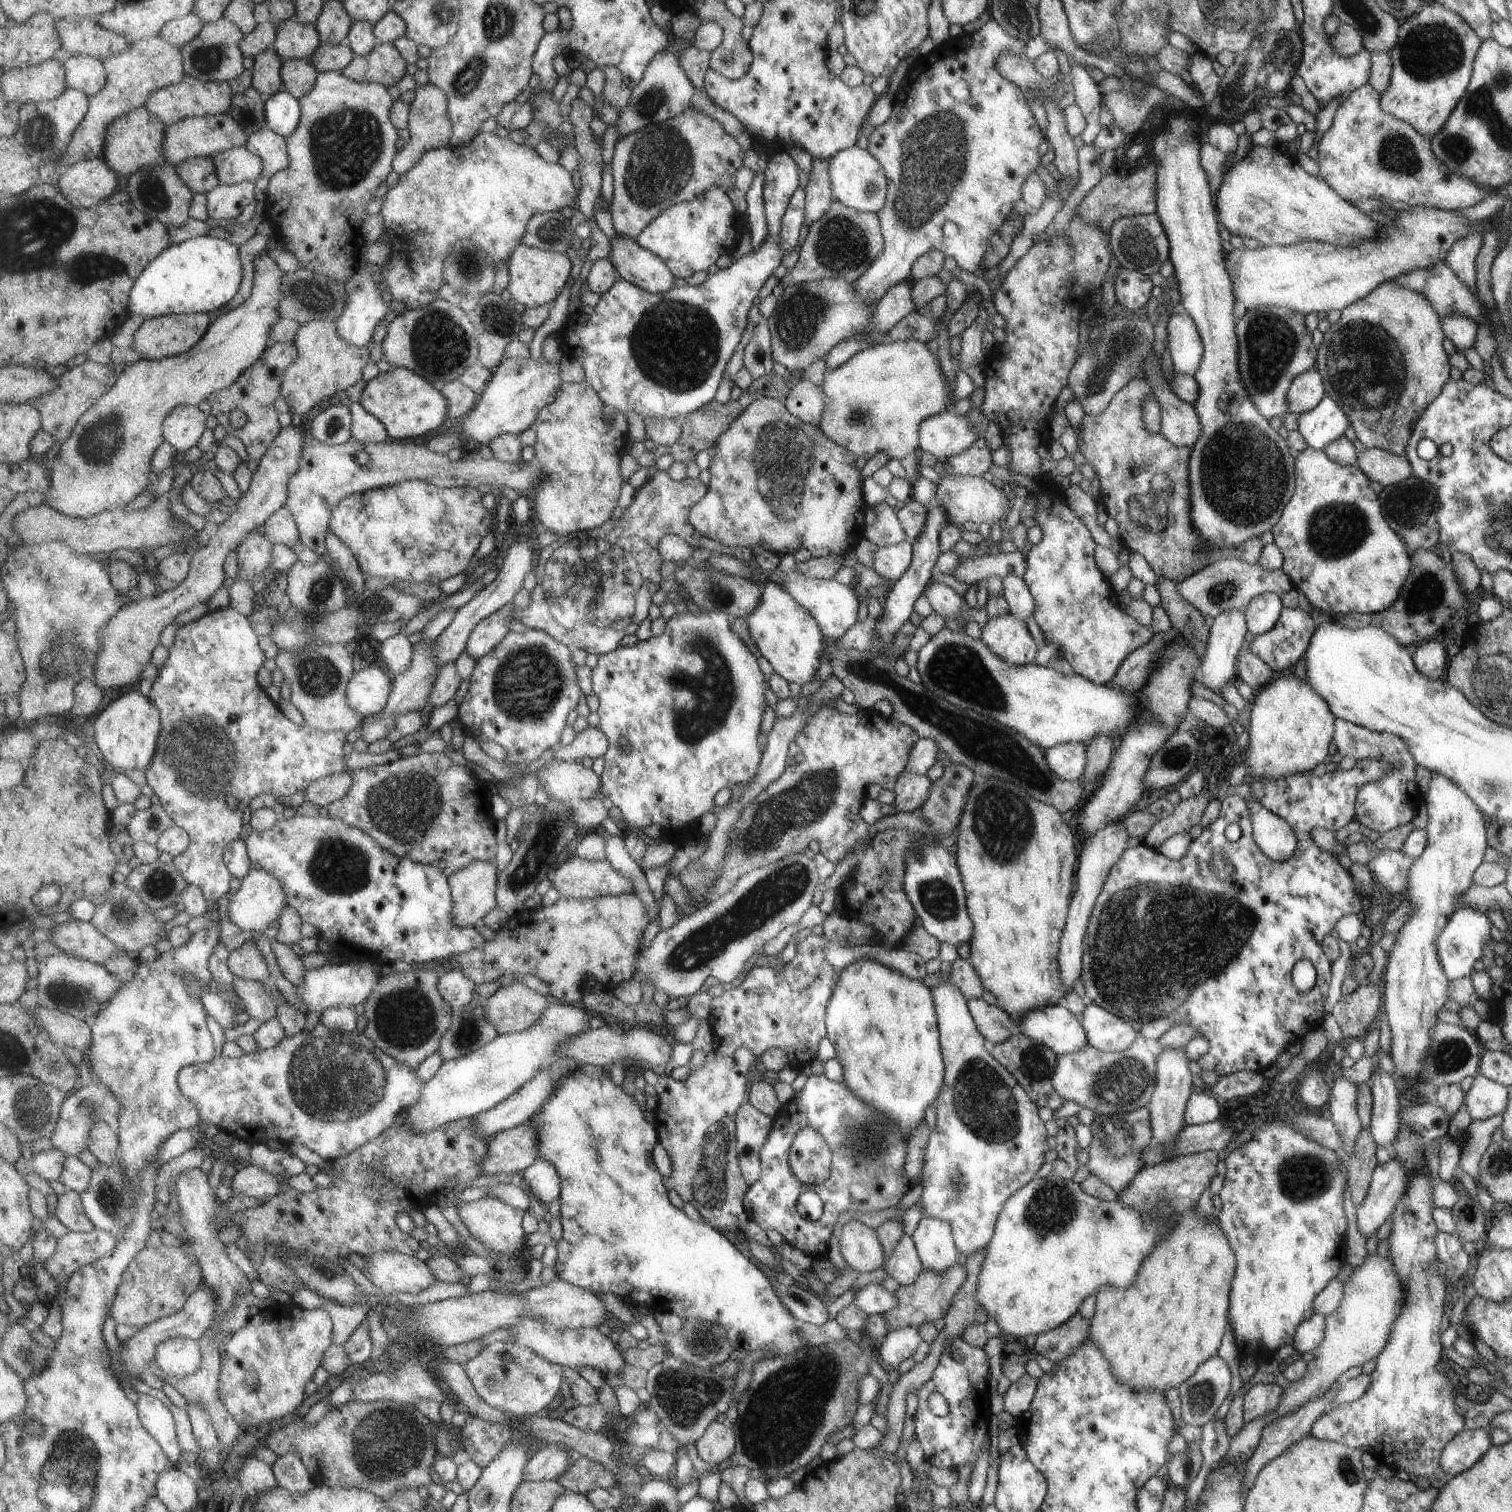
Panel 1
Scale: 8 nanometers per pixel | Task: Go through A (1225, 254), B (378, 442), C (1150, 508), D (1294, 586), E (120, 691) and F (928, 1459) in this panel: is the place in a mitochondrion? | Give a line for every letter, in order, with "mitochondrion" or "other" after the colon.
A: other
B: other
C: mitochondrion
D: other
E: other
F: other

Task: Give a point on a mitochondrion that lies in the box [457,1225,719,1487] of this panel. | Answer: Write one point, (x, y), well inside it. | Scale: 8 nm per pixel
(530, 1367)

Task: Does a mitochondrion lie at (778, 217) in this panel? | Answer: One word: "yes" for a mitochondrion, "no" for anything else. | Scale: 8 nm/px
no

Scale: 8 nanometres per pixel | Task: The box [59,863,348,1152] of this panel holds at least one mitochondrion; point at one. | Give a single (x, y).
(121, 913)

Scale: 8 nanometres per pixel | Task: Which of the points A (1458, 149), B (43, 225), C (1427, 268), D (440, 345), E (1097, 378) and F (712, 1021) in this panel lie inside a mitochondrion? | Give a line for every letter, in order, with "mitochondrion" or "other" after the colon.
A: mitochondrion
B: mitochondrion
C: other
D: mitochondrion
E: mitochondrion
F: other

